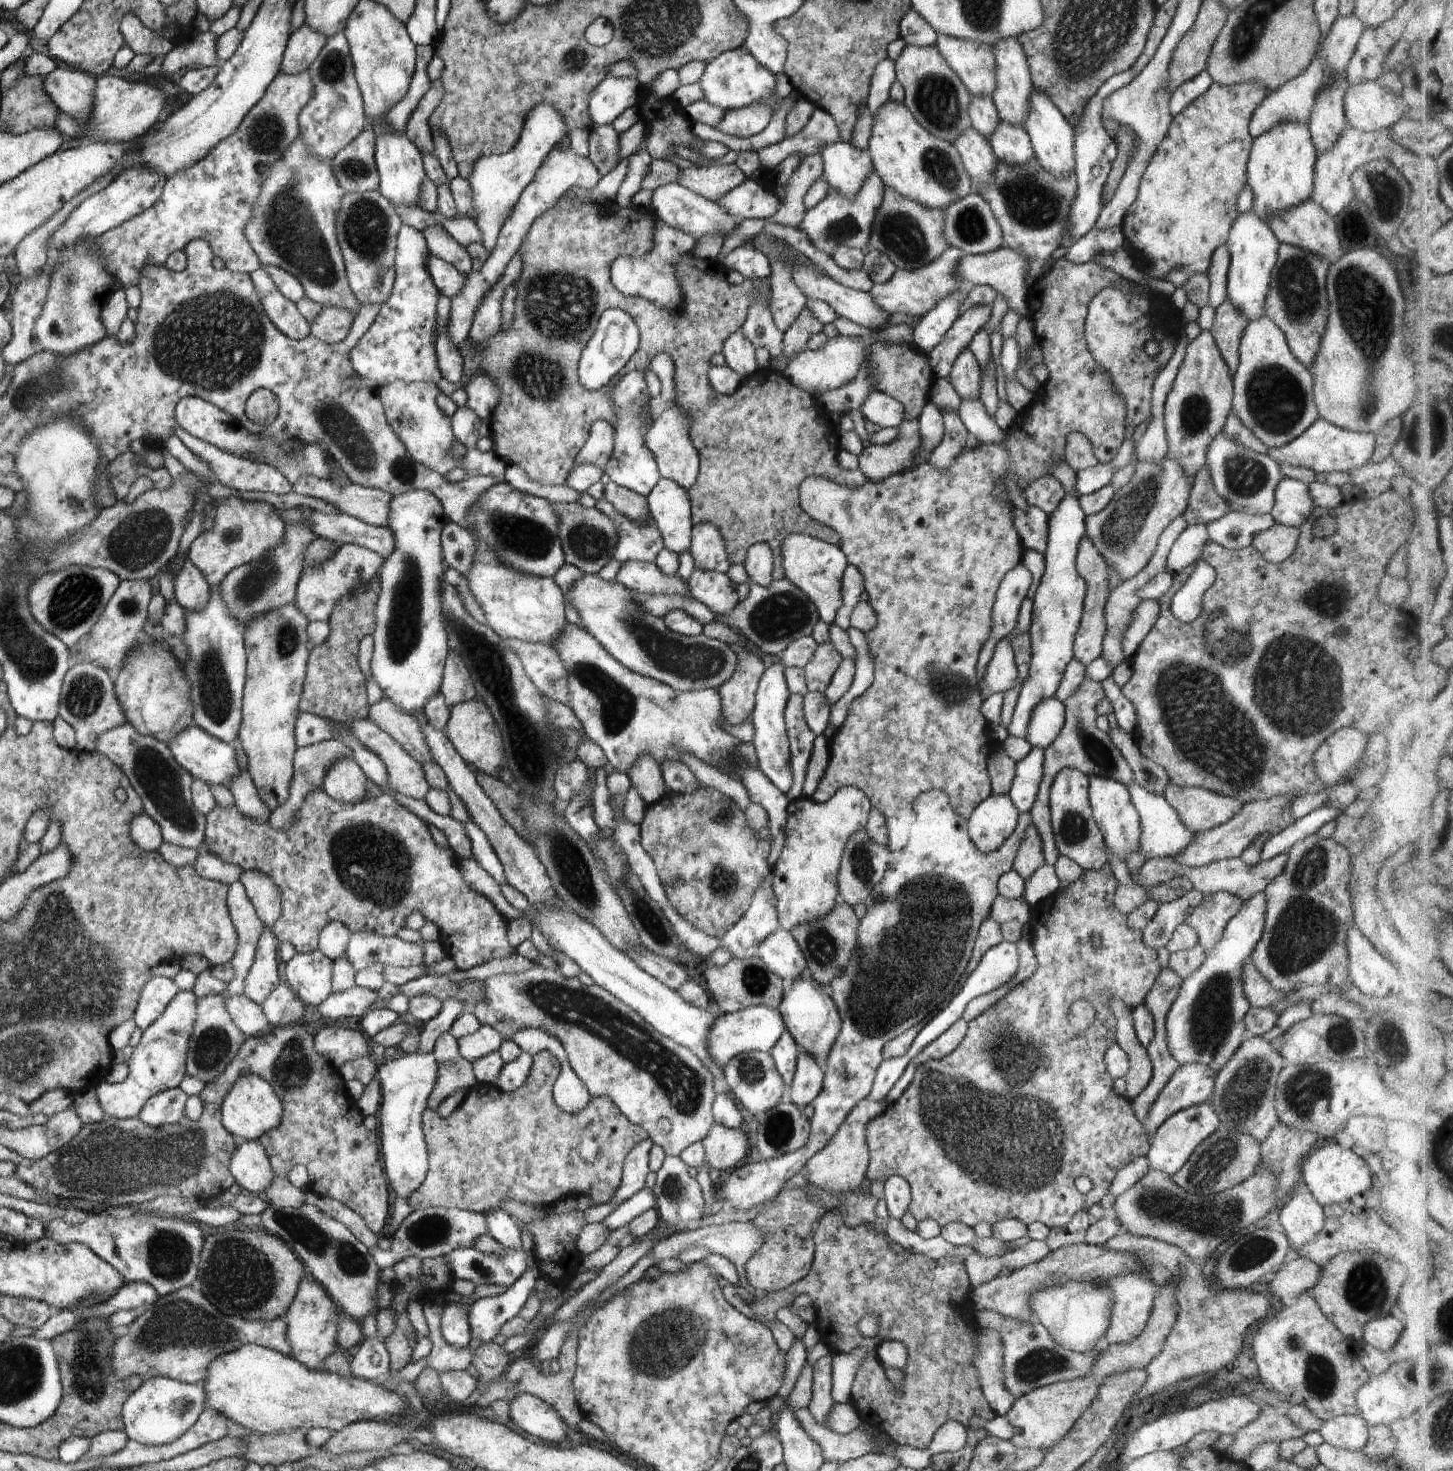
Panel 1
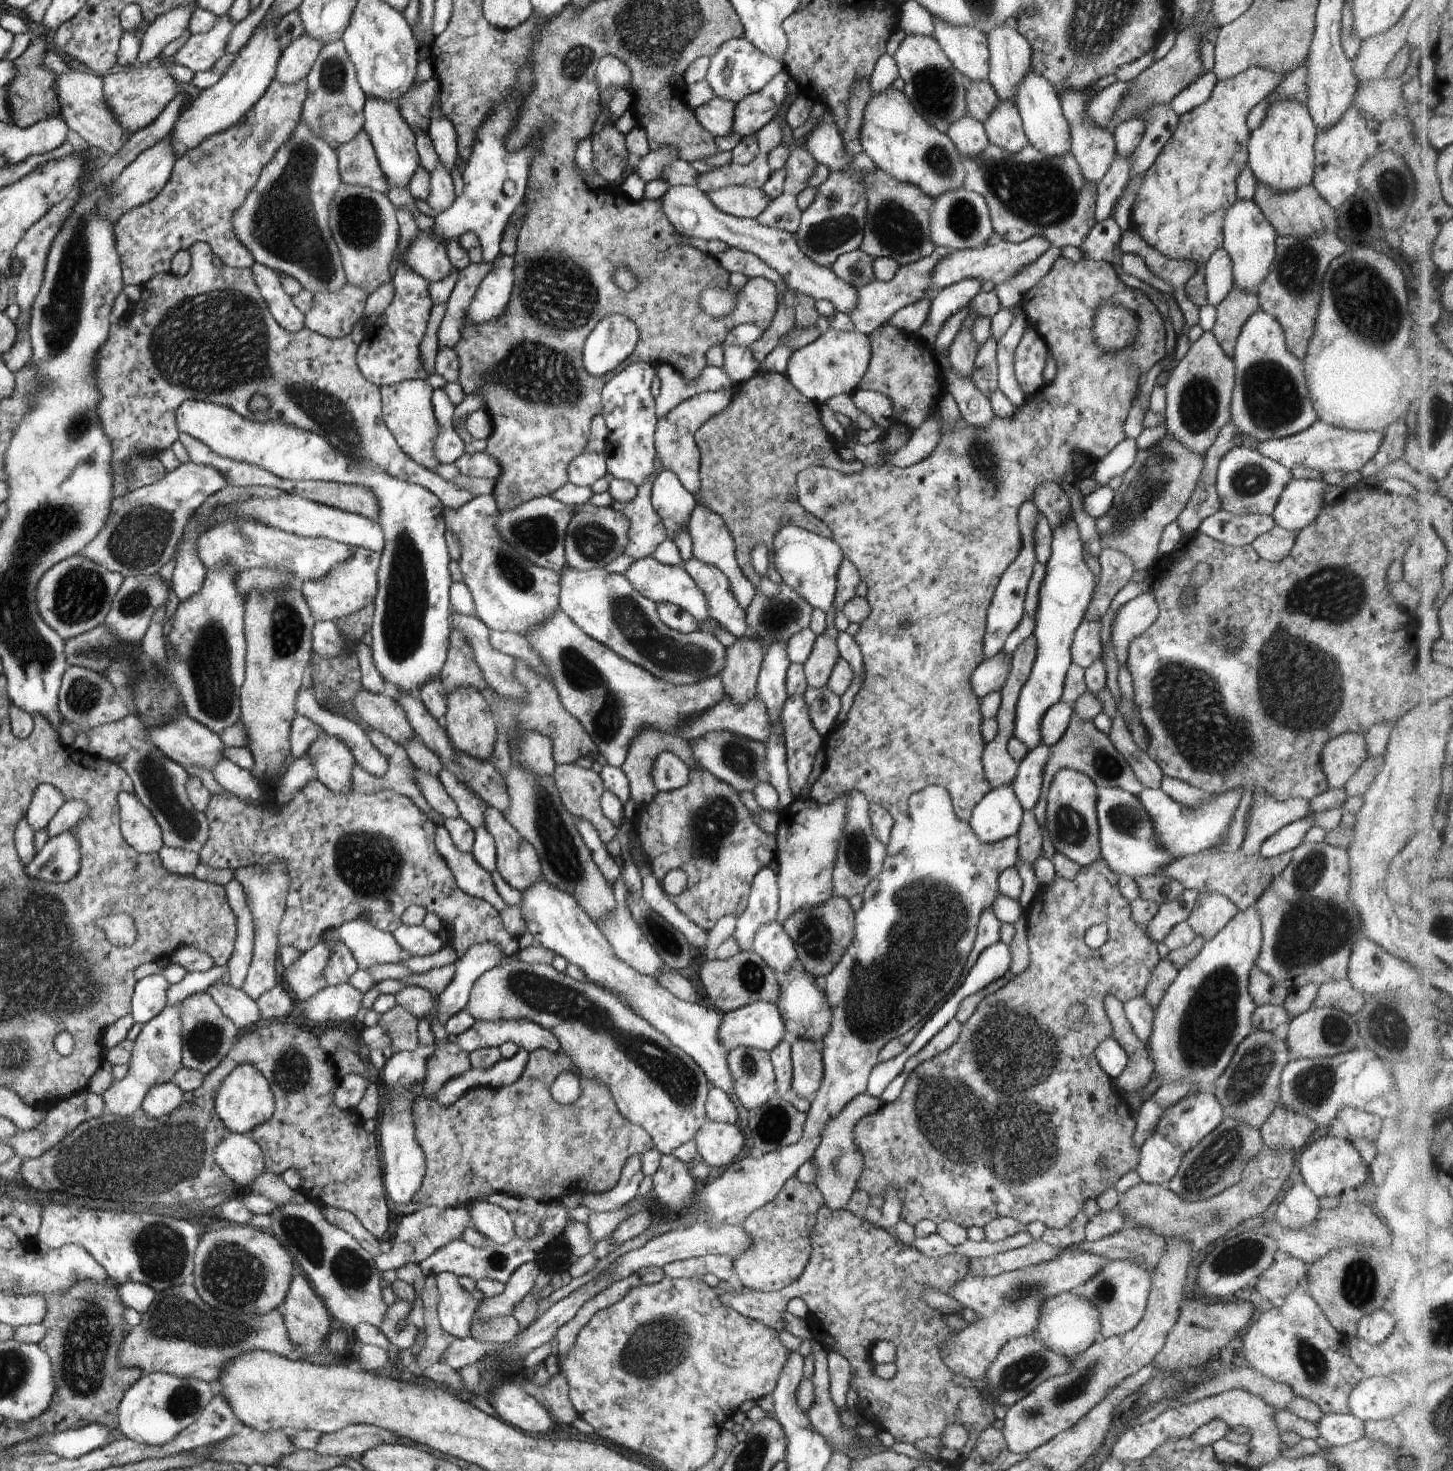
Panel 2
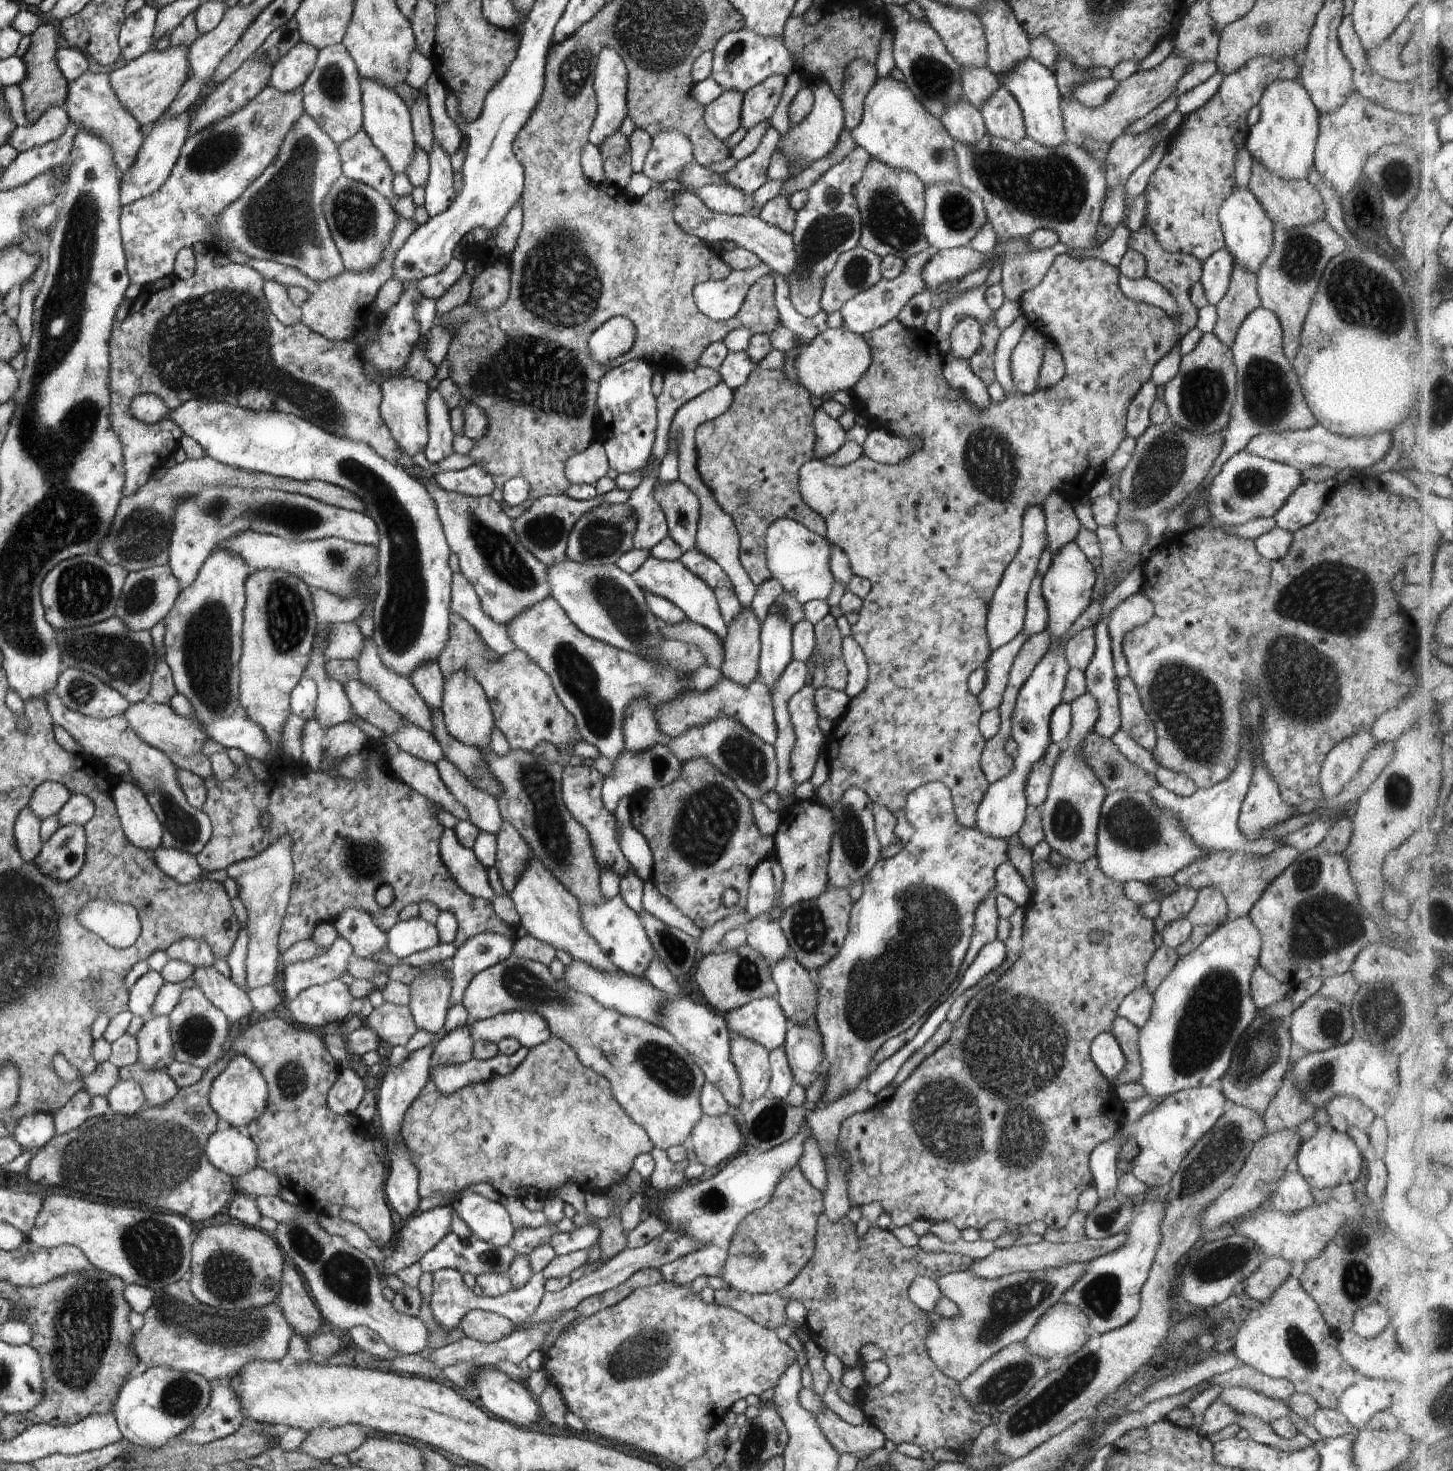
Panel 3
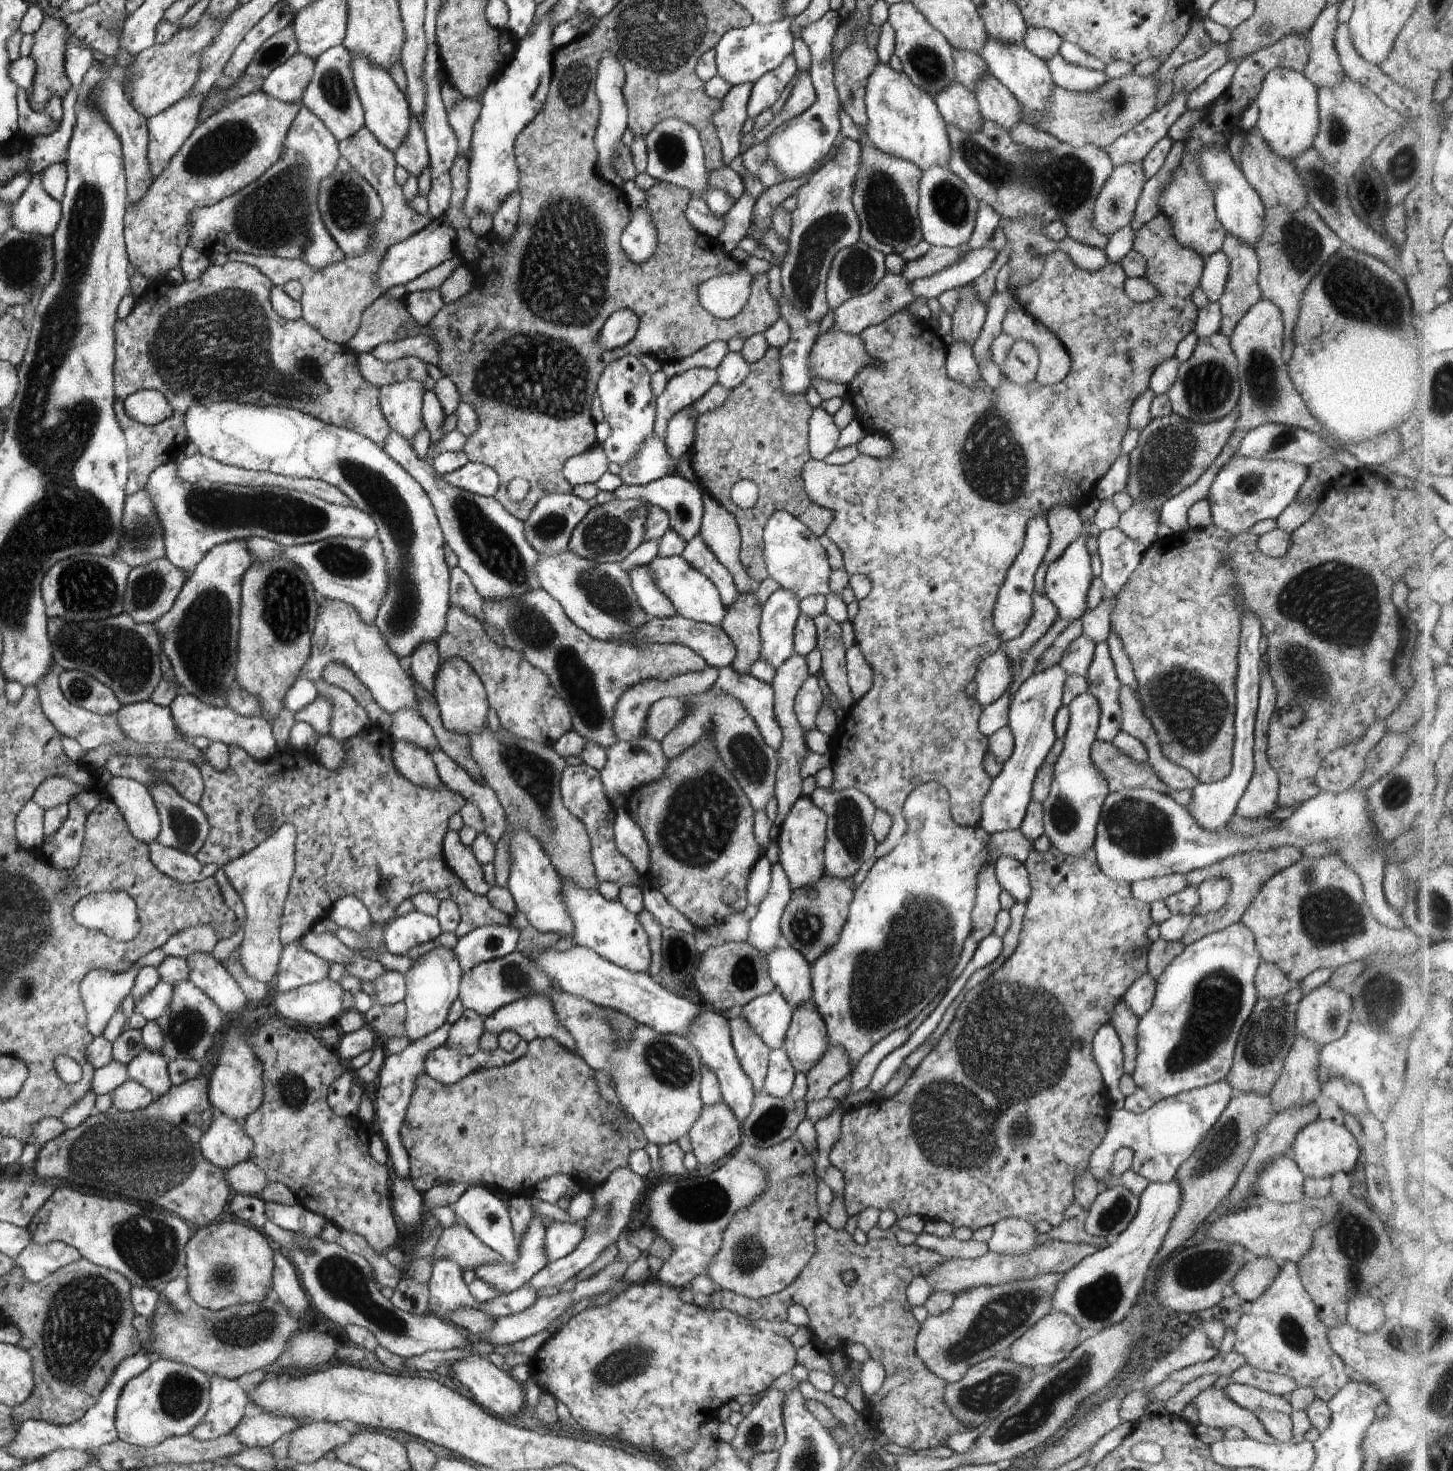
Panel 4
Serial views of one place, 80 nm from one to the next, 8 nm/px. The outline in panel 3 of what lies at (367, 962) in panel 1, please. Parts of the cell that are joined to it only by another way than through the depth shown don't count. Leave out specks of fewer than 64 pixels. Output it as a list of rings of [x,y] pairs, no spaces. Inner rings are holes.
[[[346,909],[333,925],[338,936],[353,948],[356,957],[371,960],[372,956],[389,952],[387,934],[363,910]]]

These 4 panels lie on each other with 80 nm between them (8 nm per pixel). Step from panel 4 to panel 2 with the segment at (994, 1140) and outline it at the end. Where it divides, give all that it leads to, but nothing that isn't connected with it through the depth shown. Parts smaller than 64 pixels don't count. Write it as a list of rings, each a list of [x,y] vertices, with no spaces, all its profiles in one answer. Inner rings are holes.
[[[1100,859],[1082,867],[1074,881],[1057,876],[1053,883],[1040,888],[1034,902],[1027,903],[1025,918],[1030,951],[1029,966],[1016,978],[1004,980],[1003,987],[998,992],[988,995],[979,1002],[974,1014],[971,1014],[971,1017],[962,1025],[958,1040],[938,1056],[927,1061],[923,1060],[910,1072],[900,1096],[895,1101],[888,1105],[884,1104],[876,1114],[866,1115],[856,1123],[855,1141],[864,1161],[856,1189],[864,1190],[870,1197],[883,1196],[888,1185],[896,1185],[903,1190],[905,1198],[901,1219],[906,1220],[913,1227],[922,1220],[930,1220],[934,1227],[944,1221],[954,1221],[965,1229],[984,1228],[995,1218],[1012,1217],[1025,1225],[1040,1220],[1048,1229],[1061,1229],[1068,1226],[1078,1212],[1083,1210],[1087,1200],[1096,1200],[1097,1196],[1106,1190],[1107,1185],[1114,1185],[1123,1174],[1137,1168],[1141,1150],[1137,1149],[1133,1139],[1135,1118],[1132,1117],[1128,1102],[1114,1087],[1113,1079],[1101,1069],[1095,1057],[1095,1050],[1101,1042],[1113,1036],[1113,1026],[1105,1011],[1107,1001],[1110,998],[1116,998],[1125,1003],[1142,996],[1160,958],[1156,949],[1157,944],[1147,935],[1147,924],[1139,925],[1134,922],[1131,902],[1122,896],[1118,888],[1118,879],[1119,876],[1112,872],[1107,862]],[[1094,924],[1106,924],[1108,939],[1101,947],[1090,949],[1084,943],[1084,934]],[[1073,1004],[1084,1004],[1088,1010],[1086,1014],[1080,1014],[1080,1022],[1082,1022],[1080,1026],[1074,1025],[1068,1018],[1070,1006]]]

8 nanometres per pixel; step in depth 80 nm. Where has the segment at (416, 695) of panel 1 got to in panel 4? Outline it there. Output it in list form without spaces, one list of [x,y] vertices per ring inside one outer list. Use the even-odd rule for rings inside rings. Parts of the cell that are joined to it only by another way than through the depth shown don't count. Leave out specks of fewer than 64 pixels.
[[[142,389],[126,398],[123,404],[126,414],[145,425],[157,425],[172,414],[171,406],[160,391]],[[236,401],[210,402],[207,405],[201,405],[198,403],[197,405],[189,406],[189,409],[184,413],[183,421],[186,427],[187,440],[192,441],[196,445],[196,448],[198,448],[199,452],[206,455],[208,458],[213,458],[222,464],[230,465],[239,469],[248,469],[258,472],[266,471],[295,479],[320,479],[321,481],[339,488],[347,497],[350,497],[351,502],[360,510],[367,512],[376,523],[377,534],[386,557],[389,583],[386,596],[381,602],[378,614],[374,619],[374,624],[378,627],[379,633],[383,636],[384,642],[387,643],[392,650],[392,654],[395,654],[395,657],[404,665],[407,664],[414,650],[418,648],[418,645],[421,645],[422,643],[437,642],[442,634],[443,628],[446,626],[447,612],[451,605],[449,599],[450,569],[448,568],[448,565],[446,565],[446,560],[444,559],[444,545],[446,544],[446,541],[443,537],[443,532],[439,525],[439,520],[437,519],[434,507],[432,506],[432,501],[428,498],[426,491],[422,486],[420,486],[420,484],[418,484],[417,480],[414,480],[414,478],[412,478],[412,476],[402,468],[402,466],[397,462],[394,462],[394,459],[390,458],[389,454],[386,454],[384,449],[380,448],[380,446],[375,442],[372,442],[369,438],[366,438],[353,430],[338,428],[334,425],[326,424],[312,415],[307,415],[302,411],[289,409],[288,407],[283,406],[268,405],[265,407],[259,407],[251,405],[250,403],[237,403]]]

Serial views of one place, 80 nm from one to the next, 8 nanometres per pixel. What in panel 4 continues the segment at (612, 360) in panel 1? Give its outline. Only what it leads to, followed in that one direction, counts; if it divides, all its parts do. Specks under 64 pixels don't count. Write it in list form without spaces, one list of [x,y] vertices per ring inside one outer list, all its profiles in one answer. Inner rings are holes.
[[[616,311],[608,317],[597,334],[597,344],[606,351],[621,349],[636,336],[638,326],[639,320],[634,311]]]

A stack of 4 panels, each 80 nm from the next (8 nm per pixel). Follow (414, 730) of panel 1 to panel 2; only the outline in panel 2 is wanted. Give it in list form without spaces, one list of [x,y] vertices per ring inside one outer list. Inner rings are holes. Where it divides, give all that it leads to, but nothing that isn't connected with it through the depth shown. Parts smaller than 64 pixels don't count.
[[[359,689],[353,700],[359,718],[372,729],[378,730],[406,747],[416,736],[406,713],[398,701],[390,696],[375,695],[366,689]]]

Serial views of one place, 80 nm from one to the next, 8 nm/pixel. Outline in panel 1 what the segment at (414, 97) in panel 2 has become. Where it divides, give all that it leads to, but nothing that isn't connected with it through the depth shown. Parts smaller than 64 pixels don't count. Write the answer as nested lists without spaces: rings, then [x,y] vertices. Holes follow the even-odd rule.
[[[440,79],[433,80],[424,98],[418,103],[416,110],[412,112],[412,116],[406,124],[406,137],[423,154],[435,156],[435,144],[429,131],[428,119],[442,102],[444,93],[442,81]]]

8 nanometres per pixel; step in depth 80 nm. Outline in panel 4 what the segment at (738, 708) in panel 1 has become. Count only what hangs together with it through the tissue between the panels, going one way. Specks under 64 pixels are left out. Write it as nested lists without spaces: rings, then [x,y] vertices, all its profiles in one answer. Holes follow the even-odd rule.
[[[751,590],[749,593],[739,594],[736,602],[725,610],[722,619],[721,627],[737,650],[729,667],[740,675],[748,675],[752,663],[760,659],[761,608],[754,590]]]

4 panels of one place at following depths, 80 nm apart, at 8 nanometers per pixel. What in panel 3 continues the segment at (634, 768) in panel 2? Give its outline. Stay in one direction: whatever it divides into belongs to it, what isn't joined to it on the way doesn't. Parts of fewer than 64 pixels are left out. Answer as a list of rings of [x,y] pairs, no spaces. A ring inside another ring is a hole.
[[[637,699],[629,706],[623,724],[626,751],[638,755],[652,747],[668,747],[673,737],[664,734],[647,699]]]

